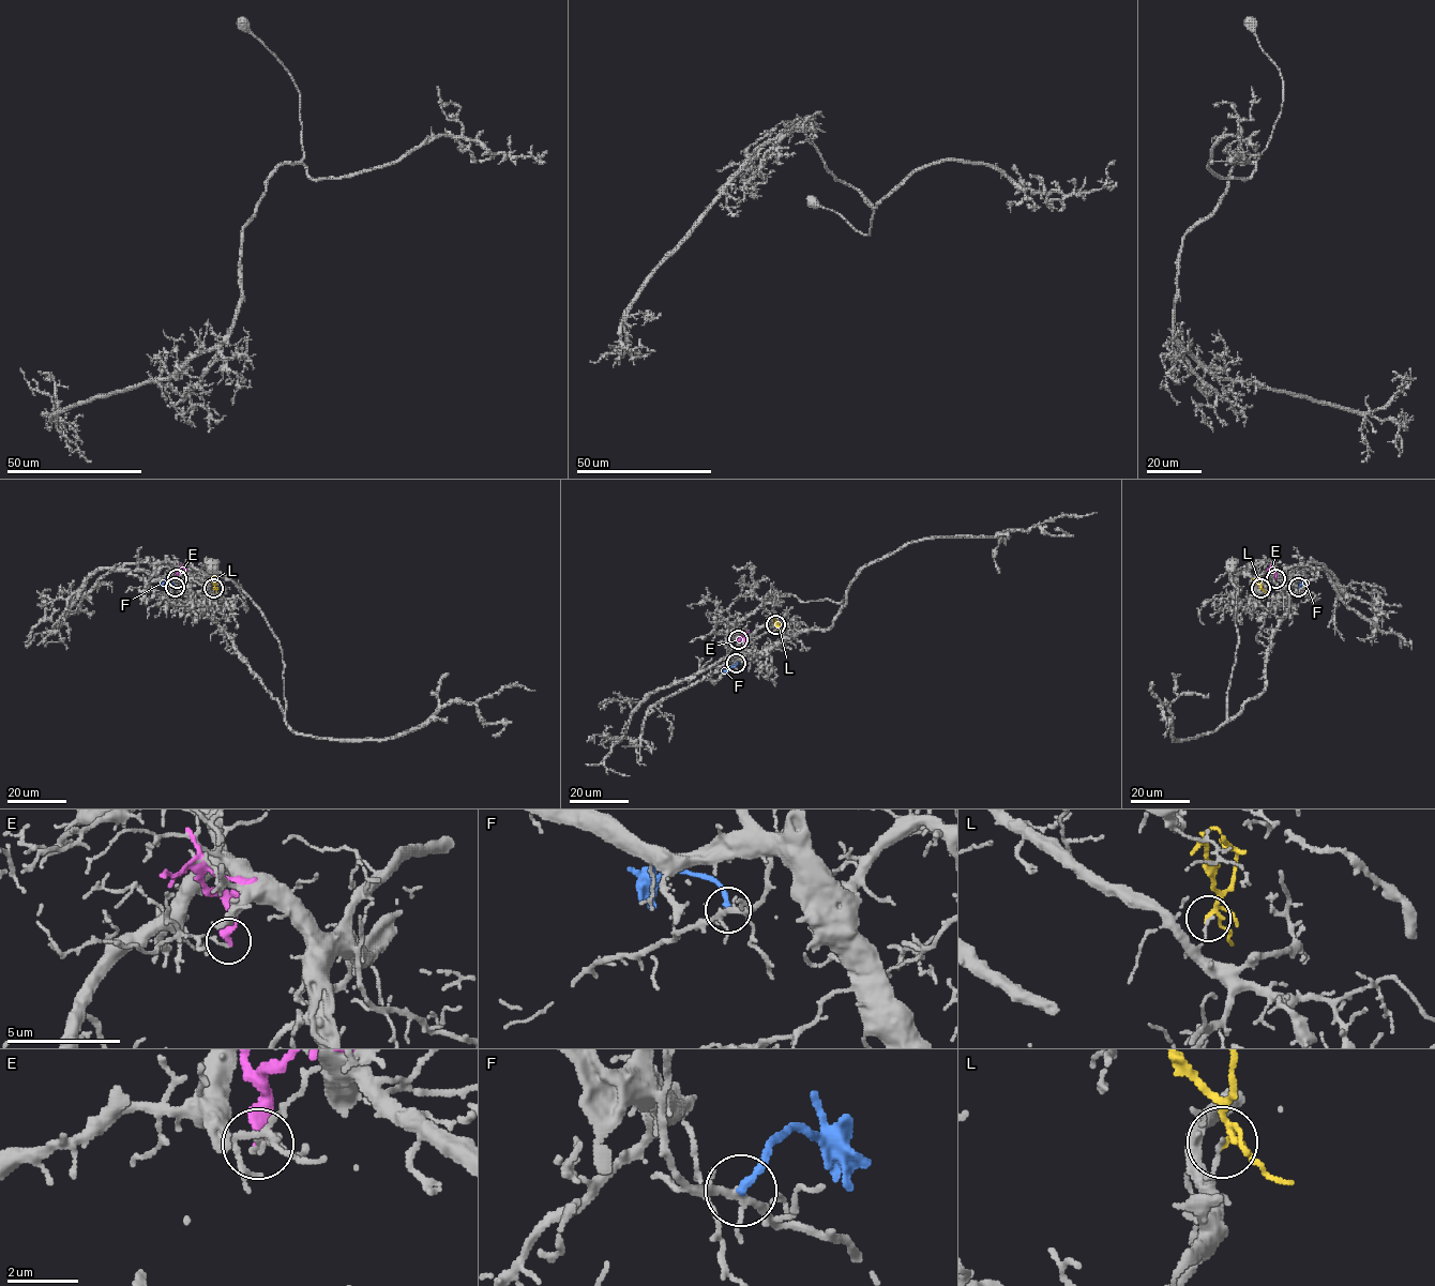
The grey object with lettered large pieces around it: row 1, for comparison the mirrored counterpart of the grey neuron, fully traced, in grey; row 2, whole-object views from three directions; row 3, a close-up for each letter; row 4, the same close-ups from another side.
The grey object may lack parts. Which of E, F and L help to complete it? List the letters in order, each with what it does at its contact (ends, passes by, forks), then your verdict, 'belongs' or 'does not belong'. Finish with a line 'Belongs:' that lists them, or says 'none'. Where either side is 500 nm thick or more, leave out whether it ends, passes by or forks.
E: it ends | does not belong
F: it ends | does not belong
L: it forks | does not belong
Belongs: none

